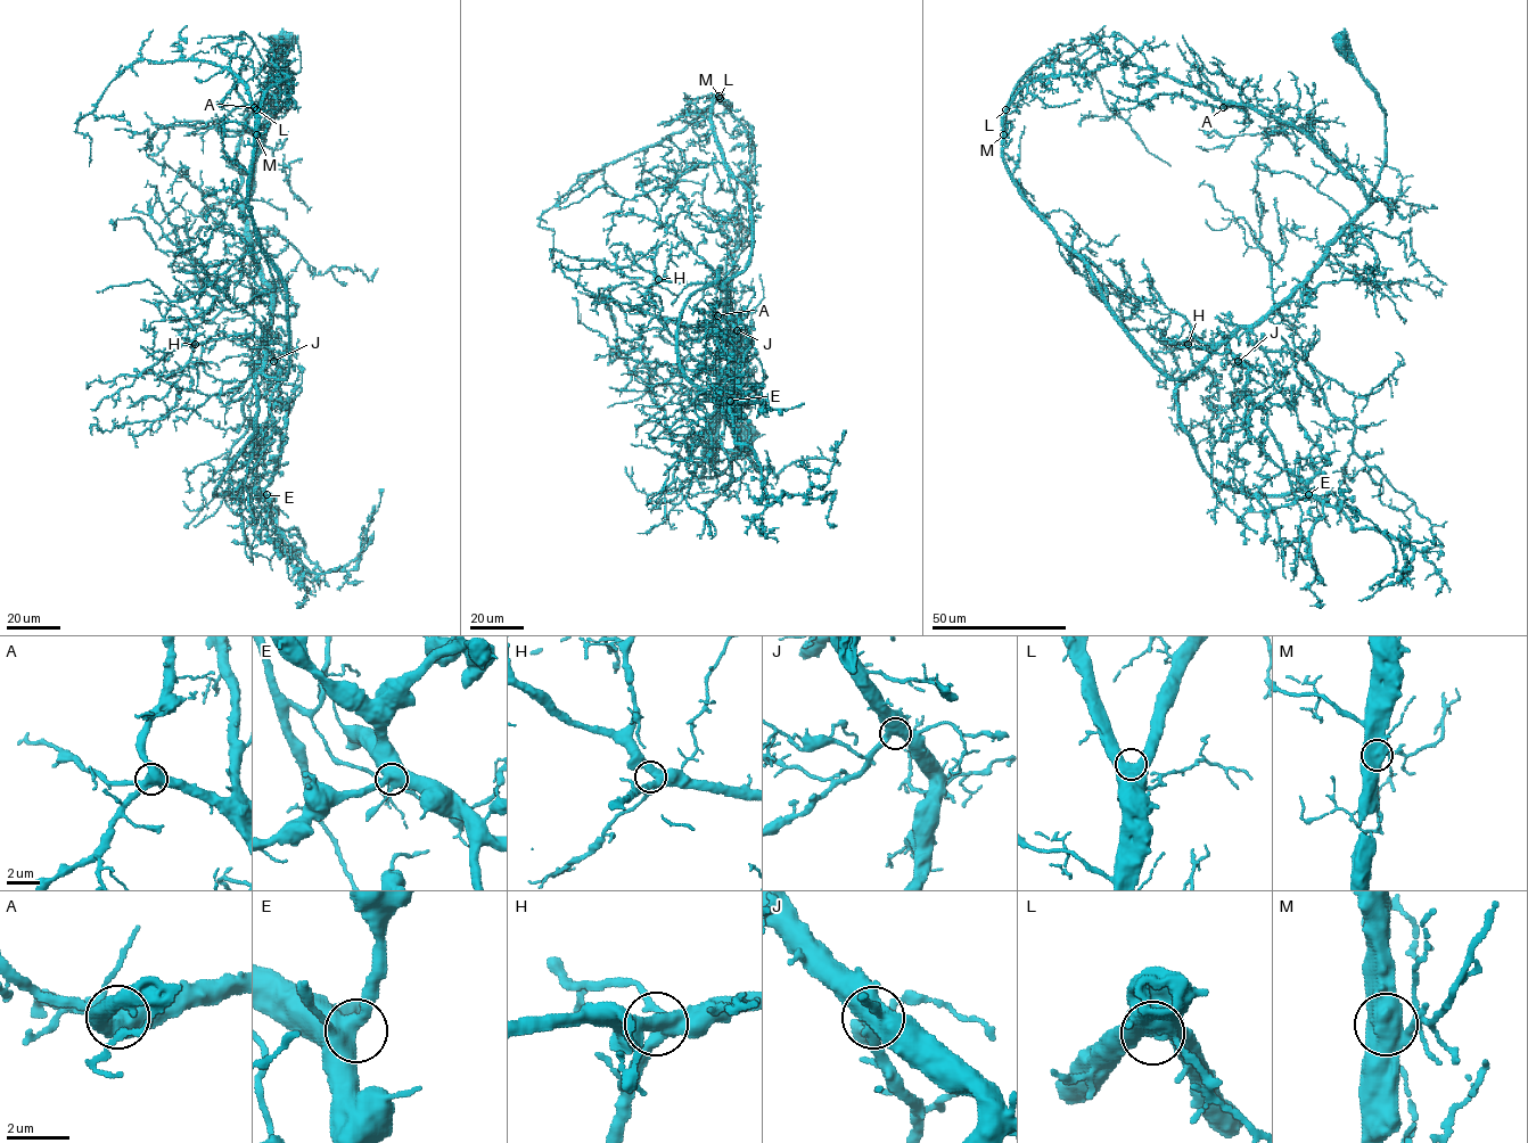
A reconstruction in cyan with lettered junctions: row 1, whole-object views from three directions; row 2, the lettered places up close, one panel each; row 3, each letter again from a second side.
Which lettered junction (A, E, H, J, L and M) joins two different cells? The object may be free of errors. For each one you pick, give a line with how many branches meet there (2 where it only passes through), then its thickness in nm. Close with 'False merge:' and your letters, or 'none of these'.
False merge: none of these

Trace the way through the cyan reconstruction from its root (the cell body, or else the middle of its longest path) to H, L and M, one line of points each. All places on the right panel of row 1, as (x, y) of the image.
H: (1341, 42), (1385, 115), (1385, 164), (1370, 205), (1307, 277), (1257, 321), (1214, 345), (1194, 334), (1188, 344)
L: (1341, 42), (1385, 115), (1370, 205), (1284, 299), (1179, 379), (1025, 198), (1001, 147), (1005, 109)
M: (1341, 42), (1385, 115), (1370, 205), (1284, 299), (1186, 377), (1148, 358), (1025, 198), (1003, 134)

